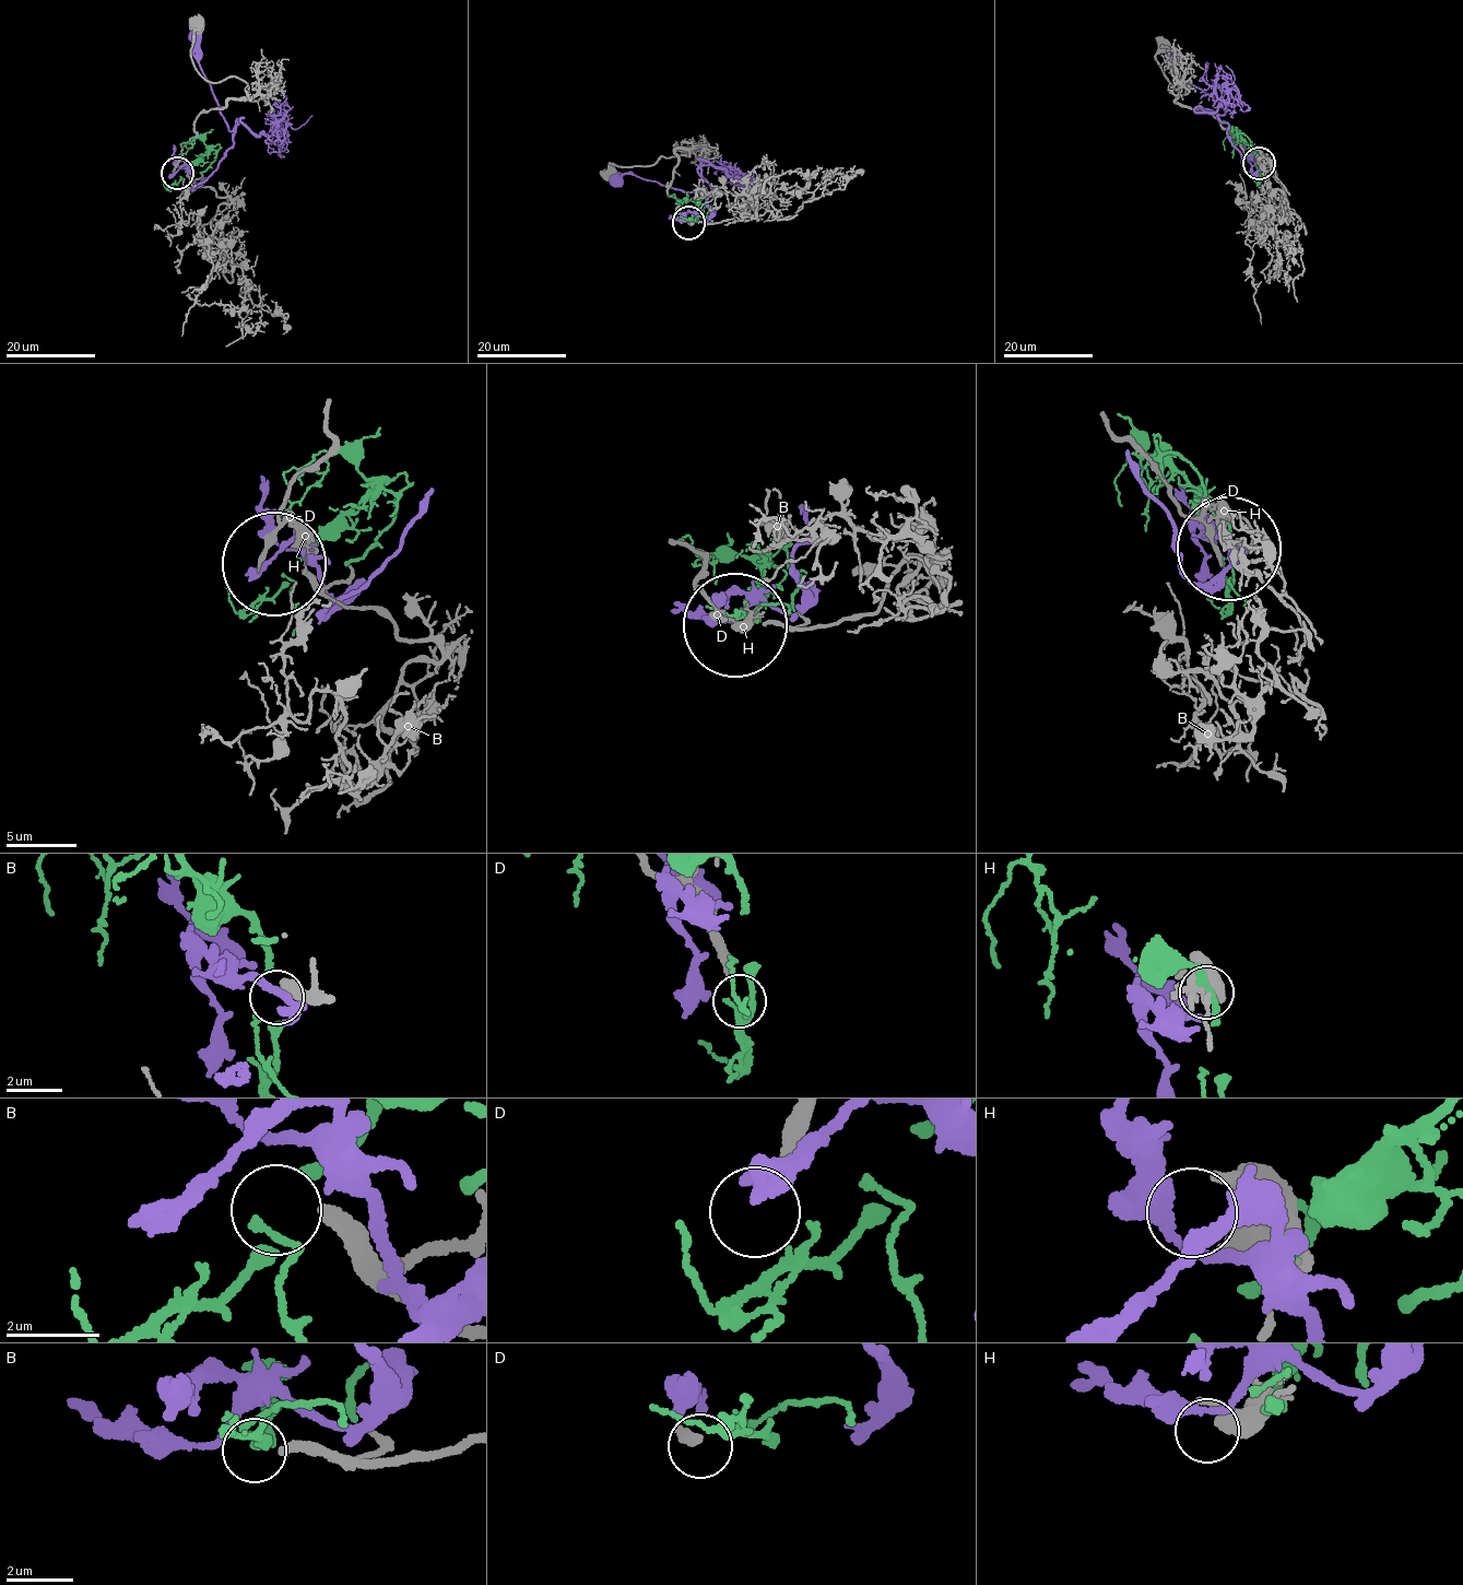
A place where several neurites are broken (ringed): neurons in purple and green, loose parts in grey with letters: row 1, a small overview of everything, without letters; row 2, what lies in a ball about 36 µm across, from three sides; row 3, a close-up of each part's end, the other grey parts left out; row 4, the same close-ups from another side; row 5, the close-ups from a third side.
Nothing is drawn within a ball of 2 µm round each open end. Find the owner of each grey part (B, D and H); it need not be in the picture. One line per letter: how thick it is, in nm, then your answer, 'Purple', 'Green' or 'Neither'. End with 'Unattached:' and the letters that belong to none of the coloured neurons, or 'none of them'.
B: Thickness 320 nm. Green
D: Thickness 280 nm. Neither
H: Thickness 500 nm. Neither
Unattached: D, H

